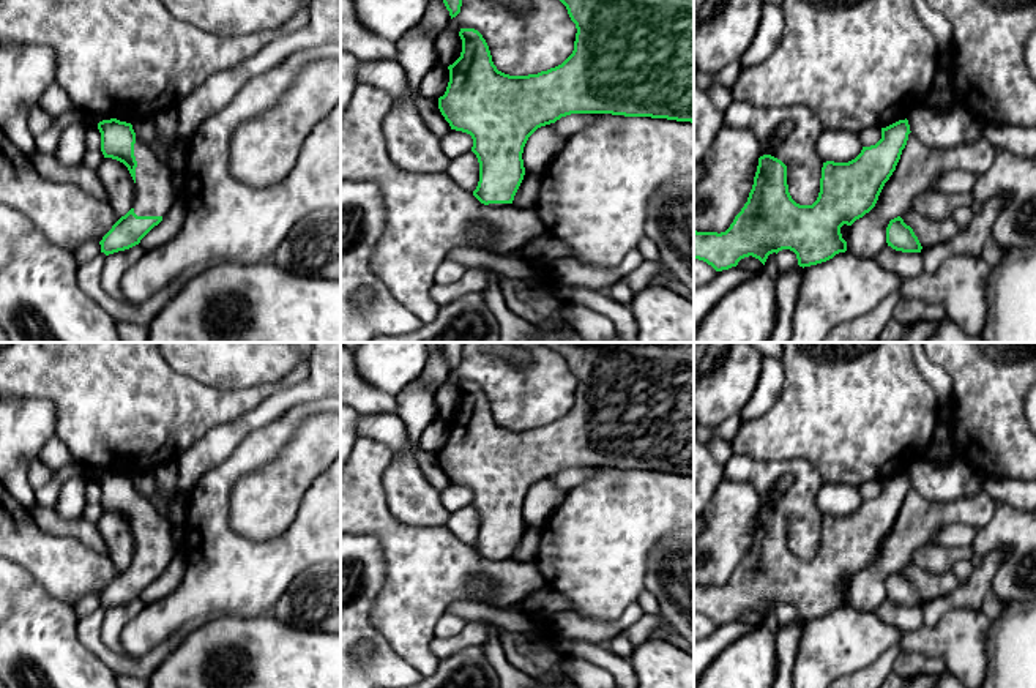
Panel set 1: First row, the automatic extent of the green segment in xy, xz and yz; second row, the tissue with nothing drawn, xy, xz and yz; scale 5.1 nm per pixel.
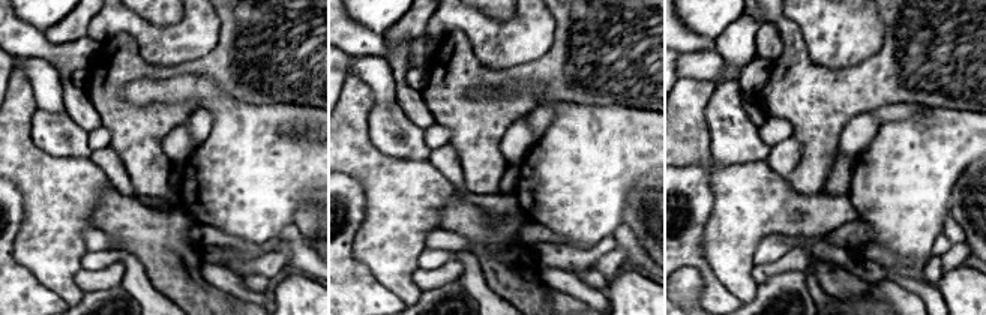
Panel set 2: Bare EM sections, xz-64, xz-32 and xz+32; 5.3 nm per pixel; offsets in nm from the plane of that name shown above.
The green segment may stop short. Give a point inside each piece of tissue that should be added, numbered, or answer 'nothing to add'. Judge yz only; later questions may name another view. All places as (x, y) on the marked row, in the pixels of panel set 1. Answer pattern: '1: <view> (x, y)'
nothing to add

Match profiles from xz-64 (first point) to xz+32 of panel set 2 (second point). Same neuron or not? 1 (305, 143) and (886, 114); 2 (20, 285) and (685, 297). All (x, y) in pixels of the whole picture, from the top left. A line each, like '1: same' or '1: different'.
1: different
2: different

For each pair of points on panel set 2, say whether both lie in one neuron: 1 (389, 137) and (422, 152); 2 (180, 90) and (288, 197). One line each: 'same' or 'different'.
1: same
2: same

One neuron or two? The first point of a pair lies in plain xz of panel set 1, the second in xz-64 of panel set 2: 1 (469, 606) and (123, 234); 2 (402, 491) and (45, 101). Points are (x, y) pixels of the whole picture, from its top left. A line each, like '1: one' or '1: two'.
1: two
2: two

